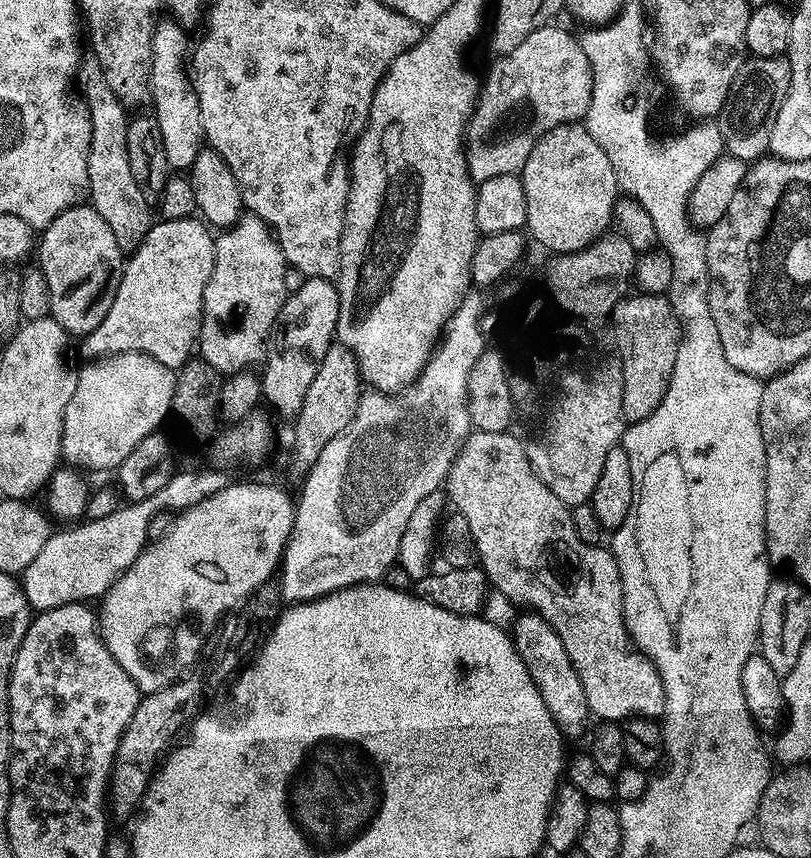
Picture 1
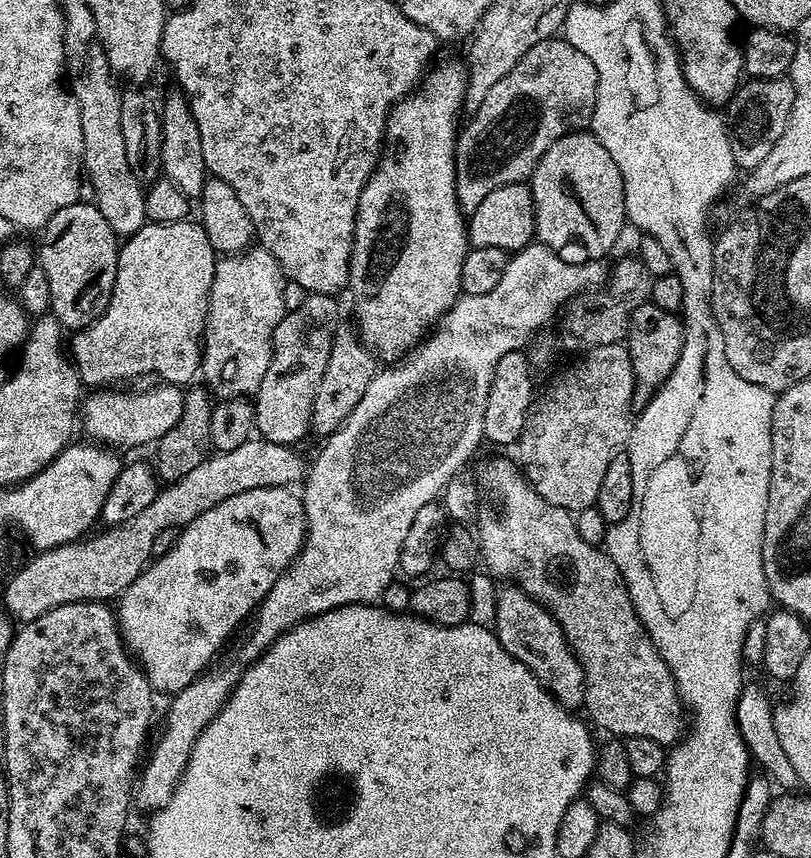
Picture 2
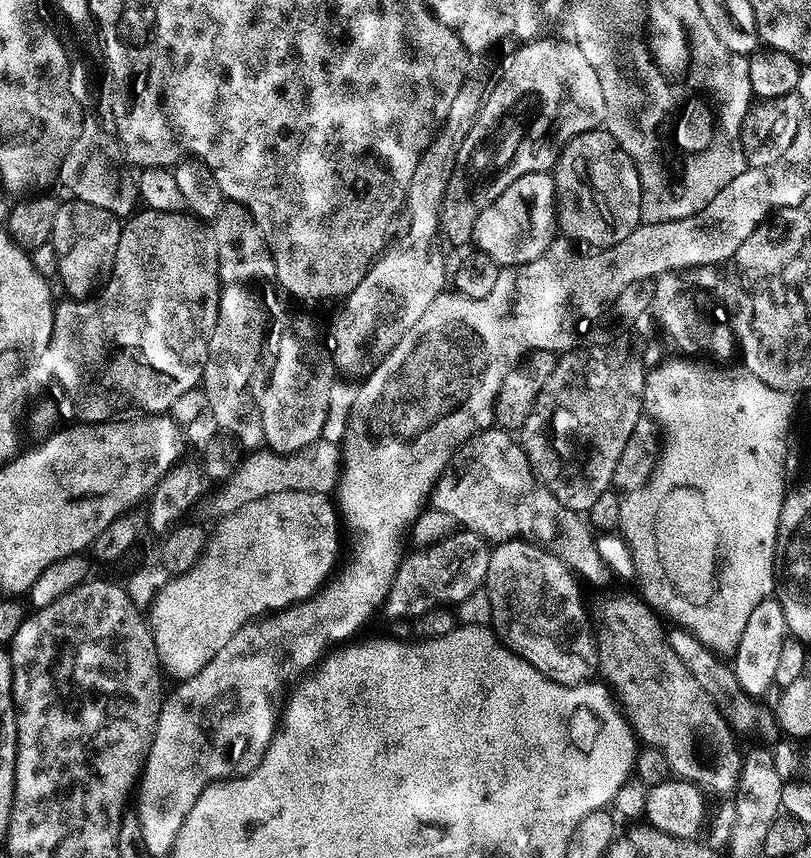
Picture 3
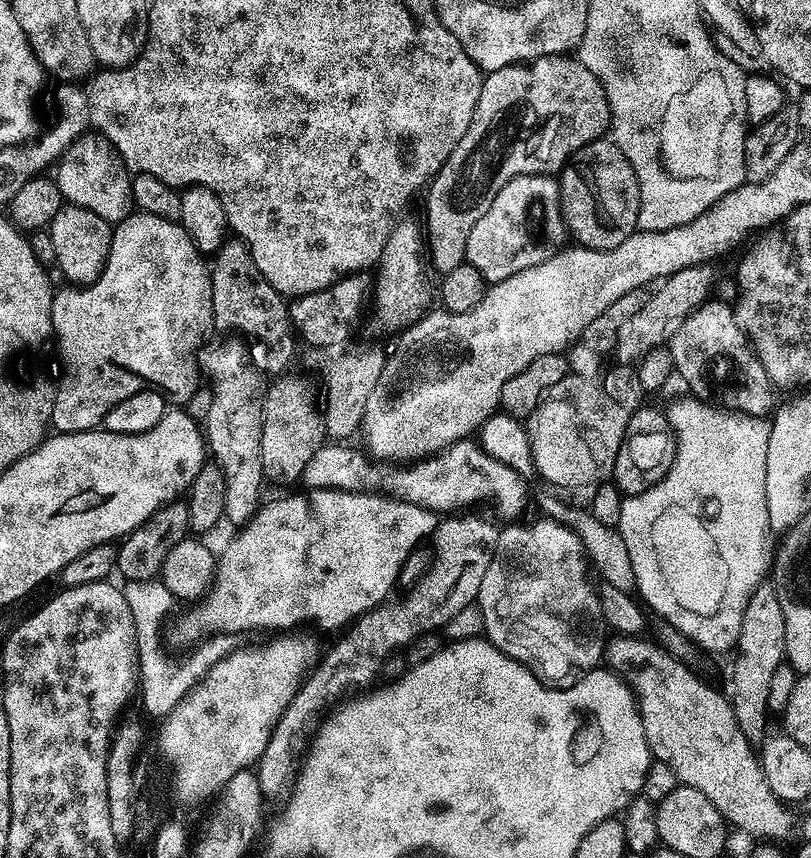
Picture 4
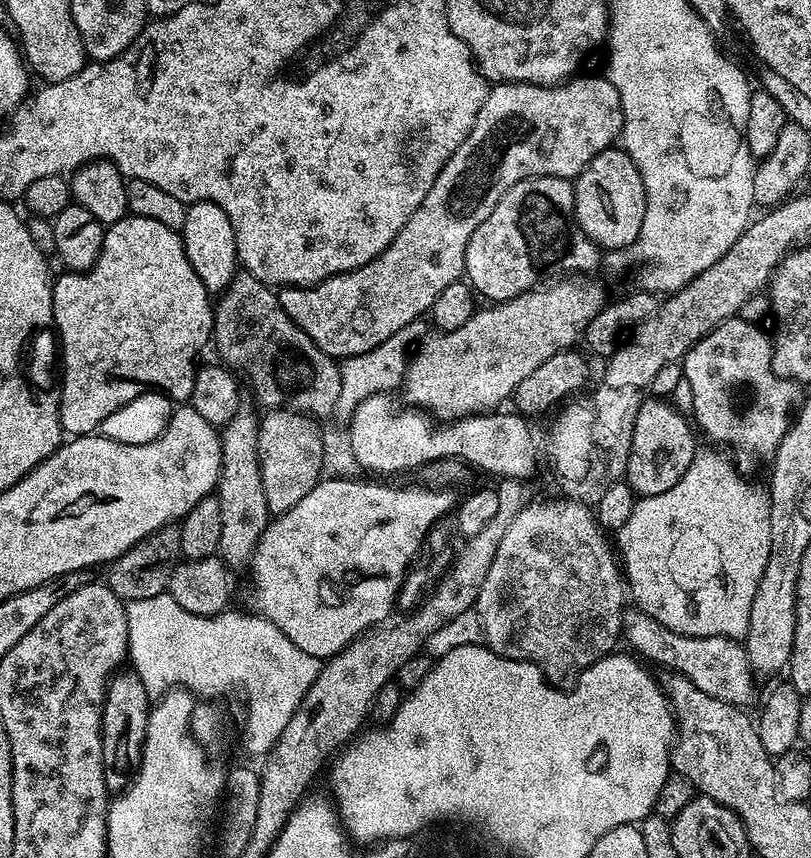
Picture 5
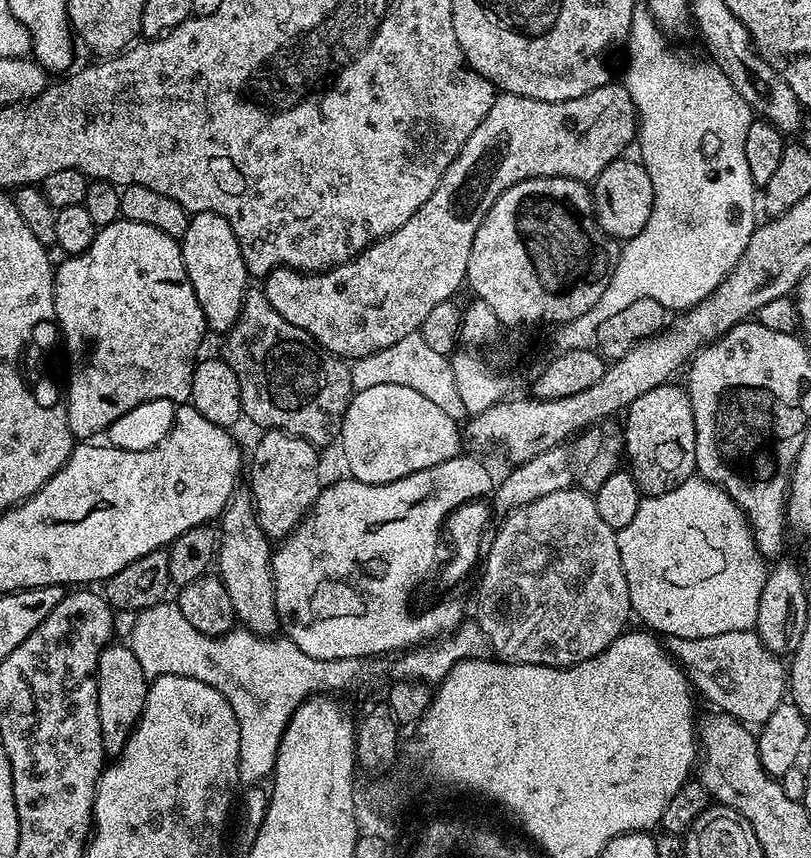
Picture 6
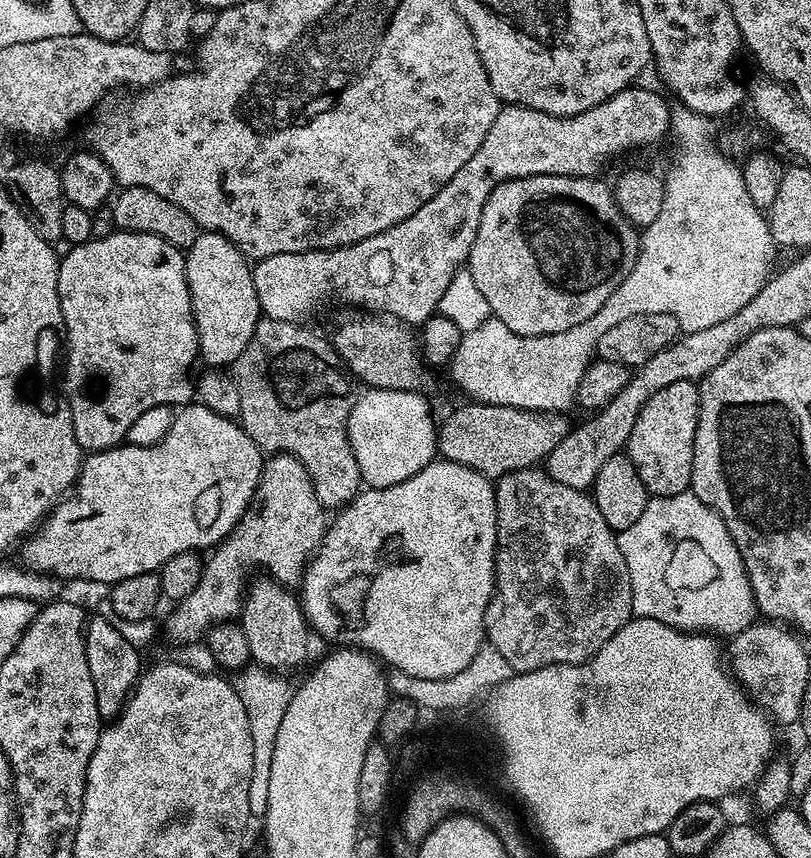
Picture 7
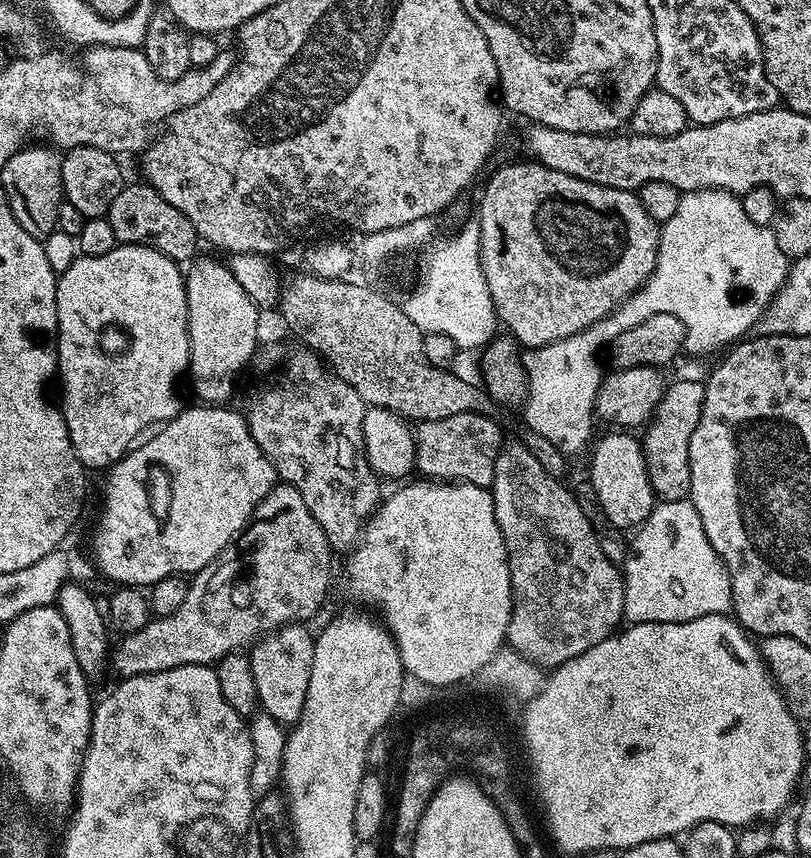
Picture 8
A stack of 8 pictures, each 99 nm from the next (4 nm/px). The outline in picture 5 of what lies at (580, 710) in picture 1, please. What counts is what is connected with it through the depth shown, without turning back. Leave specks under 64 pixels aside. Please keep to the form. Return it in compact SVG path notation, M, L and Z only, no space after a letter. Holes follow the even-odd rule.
M559 499L544 500L541 504L539 502L527 504L514 518L514 522L510 522L506 534L502 534L502 542L498 542L498 554L494 554L494 562L490 562L490 570L486 570L486 578L480 587L475 606L485 630L487 647L500 656L505 656L508 660L524 660L527 664L535 664L552 682L568 679L571 681L580 673L585 672L594 662L598 662L604 656L609 655L615 649L612 647L615 646L616 639L617 642L621 639L621 619L626 608L626 603L624 603L626 584L622 579L622 572L618 567L618 560L613 549L611 552L607 542L604 541L605 533L597 524L593 509L587 503L580 503L577 500Z

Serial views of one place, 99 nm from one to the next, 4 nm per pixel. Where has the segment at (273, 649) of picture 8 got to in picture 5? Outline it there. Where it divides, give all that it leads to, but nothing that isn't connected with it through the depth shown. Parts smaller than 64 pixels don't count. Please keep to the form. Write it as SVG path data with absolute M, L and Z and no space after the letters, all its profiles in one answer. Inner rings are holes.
M247 406L241 407L232 418L219 429L220 449L222 450L222 466L220 467L220 482L218 495L222 510L222 538L218 549L218 556L229 569L240 568L249 563L256 543L260 541L261 534L268 529L270 513L266 506L266 494L262 490L262 474L258 462L258 430L260 421L257 413L252 413Z

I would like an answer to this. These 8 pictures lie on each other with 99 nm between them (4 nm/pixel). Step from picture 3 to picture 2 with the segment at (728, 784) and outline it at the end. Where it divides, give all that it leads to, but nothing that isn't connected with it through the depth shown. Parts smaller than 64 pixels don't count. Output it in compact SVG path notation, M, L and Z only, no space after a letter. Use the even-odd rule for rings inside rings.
M496 460L493 464L486 465L480 476L478 475L478 484L500 503L500 516L488 516L478 527L483 567L501 581L514 582L516 587L544 605L560 623L561 630L567 634L568 645L584 668L583 707L588 708L587 719L593 725L596 723L598 727L605 728L608 734L616 738L654 738L654 742L665 746L677 743L686 728L684 701L676 689L670 666L666 666L662 654L658 654L654 642L640 625L618 566L614 566L607 554L601 555L600 564L579 564L568 557L564 536L568 539L569 546L576 548L580 556L594 555L598 552L597 545L580 538L573 513L546 502L546 498L542 498L532 489L521 472L519 463Z

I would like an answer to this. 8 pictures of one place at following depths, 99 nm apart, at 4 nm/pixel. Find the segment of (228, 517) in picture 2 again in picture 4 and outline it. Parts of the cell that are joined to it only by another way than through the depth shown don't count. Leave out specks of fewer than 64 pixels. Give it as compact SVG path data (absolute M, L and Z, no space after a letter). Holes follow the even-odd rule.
M314 488L311 490L300 490L300 493L297 496L284 496L281 500L272 500L269 502L261 503L260 507L256 509L256 513L247 520L247 522L239 529L240 532L236 537L233 538L232 541L229 542L228 545L224 548L224 553L219 553L218 559L215 561L215 576L212 577L211 587L207 592L204 593L202 599L199 602L193 603L191 605L192 608L189 612L184 612L180 617L177 618L176 621L172 624L172 629L170 627L166 632L166 640L168 640L172 644L192 644L195 640L197 642L203 641L205 638L211 638L217 634L233 634L232 632L252 632L255 628L276 628L272 630L290 630L294 624L304 624L307 620L318 620L324 627L326 628L340 628L343 629L345 626L351 625L355 620L359 618L359 616L365 616L367 612L371 608L379 608L381 604L385 603L389 599L388 595L392 592L392 587L396 584L396 579L400 576L400 567L404 564L404 559L407 558L408 555L411 554L412 551L416 548L416 543L419 540L427 541L429 537L432 535L432 531L436 529L436 525L438 523L437 513L431 512L428 508L423 508L422 506L418 506L417 504L411 504L410 502L406 502L405 500L398 500L395 498L389 498L383 494L369 494L367 492L340 492L336 488Z

